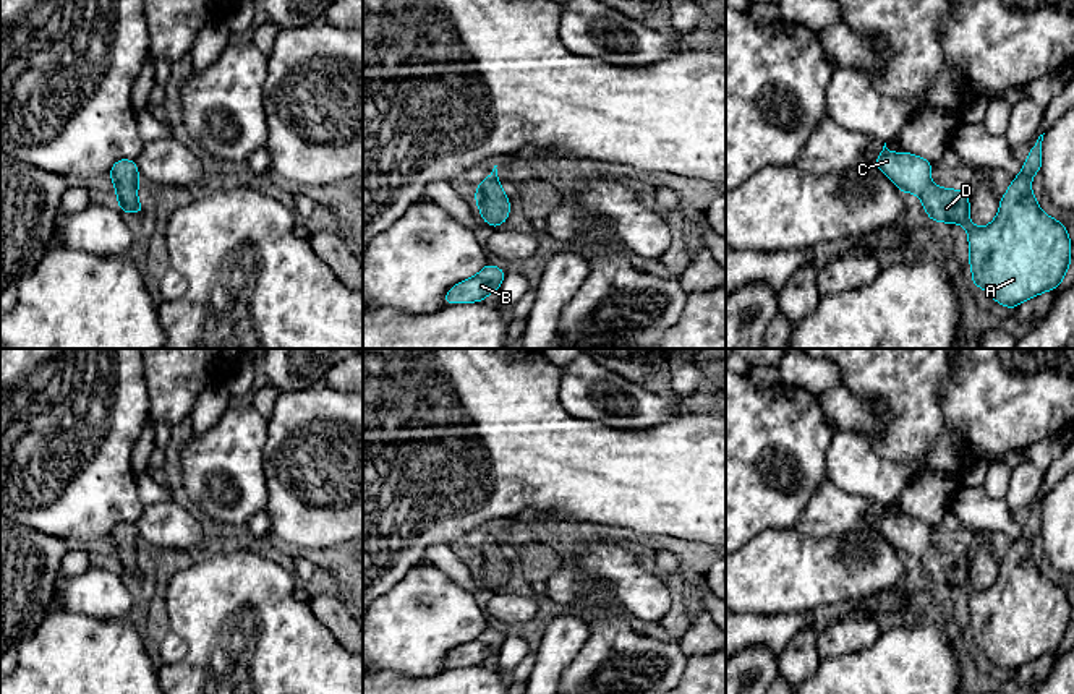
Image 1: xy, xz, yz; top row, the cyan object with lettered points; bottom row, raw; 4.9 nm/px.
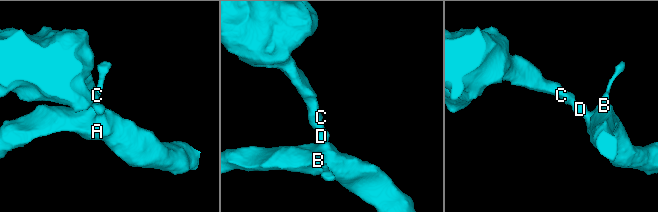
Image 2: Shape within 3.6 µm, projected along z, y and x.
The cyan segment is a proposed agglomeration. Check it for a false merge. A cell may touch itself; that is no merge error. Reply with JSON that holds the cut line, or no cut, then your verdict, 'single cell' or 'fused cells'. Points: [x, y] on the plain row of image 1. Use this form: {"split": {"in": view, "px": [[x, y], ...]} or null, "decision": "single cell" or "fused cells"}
{"split": null, "decision": "single cell"}

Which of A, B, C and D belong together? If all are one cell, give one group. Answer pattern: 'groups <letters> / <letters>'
groups A B C D

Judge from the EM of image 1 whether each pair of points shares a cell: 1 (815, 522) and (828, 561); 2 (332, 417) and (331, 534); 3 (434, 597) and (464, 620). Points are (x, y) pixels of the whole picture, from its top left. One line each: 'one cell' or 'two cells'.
1: two cells
2: one cell
3: one cell

